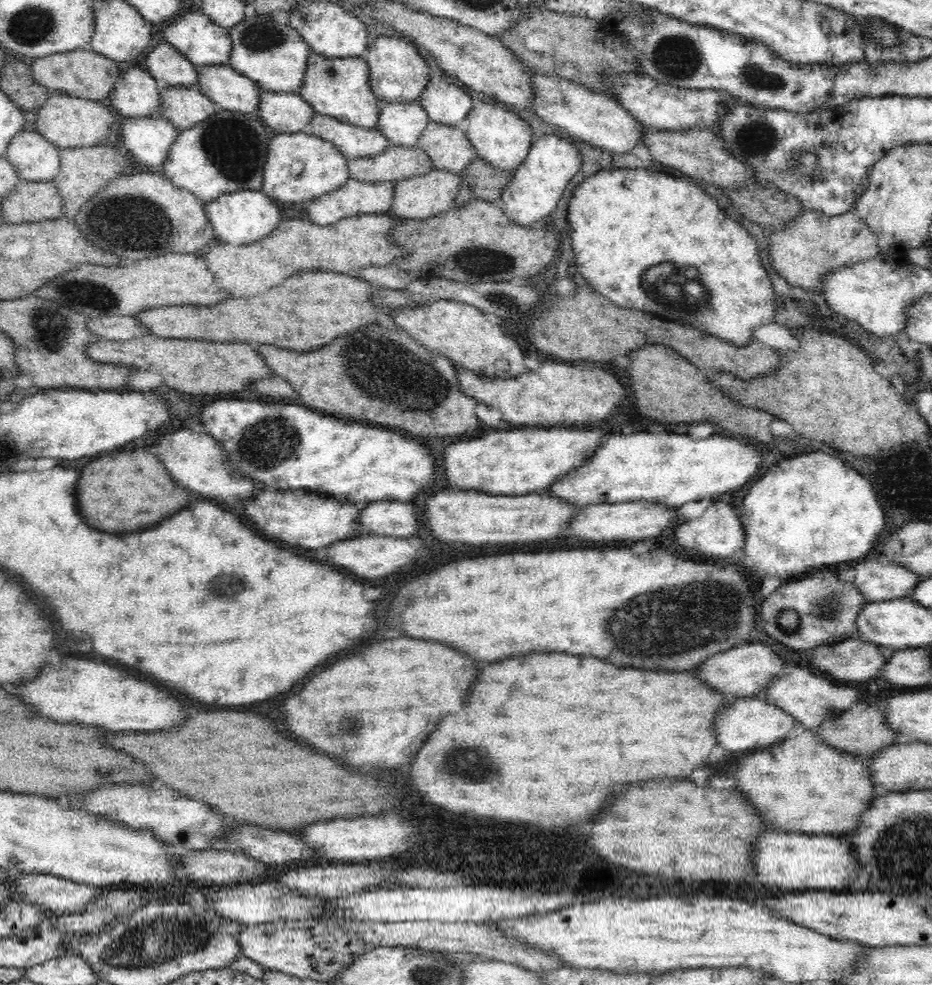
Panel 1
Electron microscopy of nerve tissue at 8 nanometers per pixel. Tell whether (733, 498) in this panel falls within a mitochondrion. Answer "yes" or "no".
no

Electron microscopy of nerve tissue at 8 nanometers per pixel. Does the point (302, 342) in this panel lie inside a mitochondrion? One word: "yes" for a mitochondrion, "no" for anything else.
no

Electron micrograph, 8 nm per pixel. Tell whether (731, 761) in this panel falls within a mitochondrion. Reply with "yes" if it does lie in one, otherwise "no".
no

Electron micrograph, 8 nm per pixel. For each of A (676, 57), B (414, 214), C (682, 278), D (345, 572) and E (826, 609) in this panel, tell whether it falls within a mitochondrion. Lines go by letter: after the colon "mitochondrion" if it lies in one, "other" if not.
A: mitochondrion
B: other
C: mitochondrion
D: other
E: mitochondrion

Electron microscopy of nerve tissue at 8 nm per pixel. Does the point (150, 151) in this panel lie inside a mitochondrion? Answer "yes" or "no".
no

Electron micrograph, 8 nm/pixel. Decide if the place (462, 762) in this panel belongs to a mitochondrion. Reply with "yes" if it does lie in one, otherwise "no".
yes

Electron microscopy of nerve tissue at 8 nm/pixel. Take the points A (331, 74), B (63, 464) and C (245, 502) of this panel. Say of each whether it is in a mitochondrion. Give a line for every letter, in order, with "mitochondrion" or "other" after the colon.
A: mitochondrion
B: other
C: other

